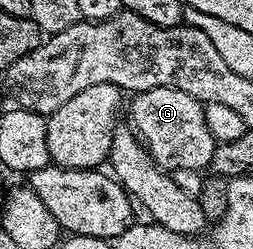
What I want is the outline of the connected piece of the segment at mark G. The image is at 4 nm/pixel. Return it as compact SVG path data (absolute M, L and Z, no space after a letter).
M166 87L136 92L132 99L128 122L135 128L141 142L149 150L150 157L164 171L170 173L179 169L201 171L209 167L218 142L213 139L211 129L207 129L204 103L191 97L191 93L183 93L183 89Z

